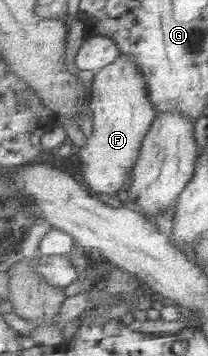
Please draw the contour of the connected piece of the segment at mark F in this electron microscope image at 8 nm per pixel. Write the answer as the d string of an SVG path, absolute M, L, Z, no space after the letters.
M125 53L115 63L110 64L101 72L94 73L96 79L93 85L93 97L91 109L94 112L94 134L89 138L89 143L79 152L79 158L83 163L83 176L86 185L91 192L108 198L110 196L122 195L129 180L129 172L133 168L132 175L135 175L135 166L141 158L141 150L144 142L152 131L153 125L158 117L155 102L149 98L149 84L145 73L139 68L139 63Z

